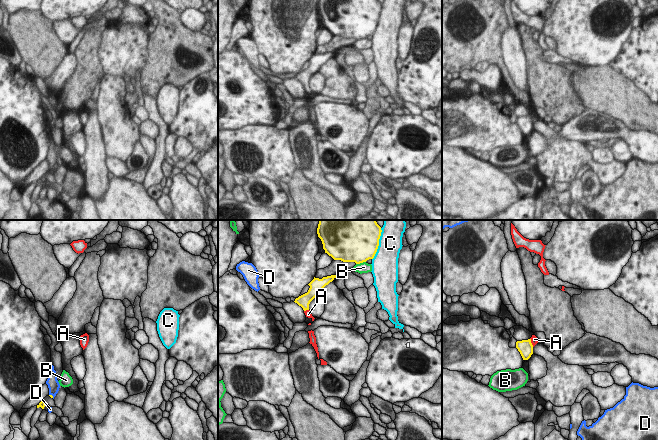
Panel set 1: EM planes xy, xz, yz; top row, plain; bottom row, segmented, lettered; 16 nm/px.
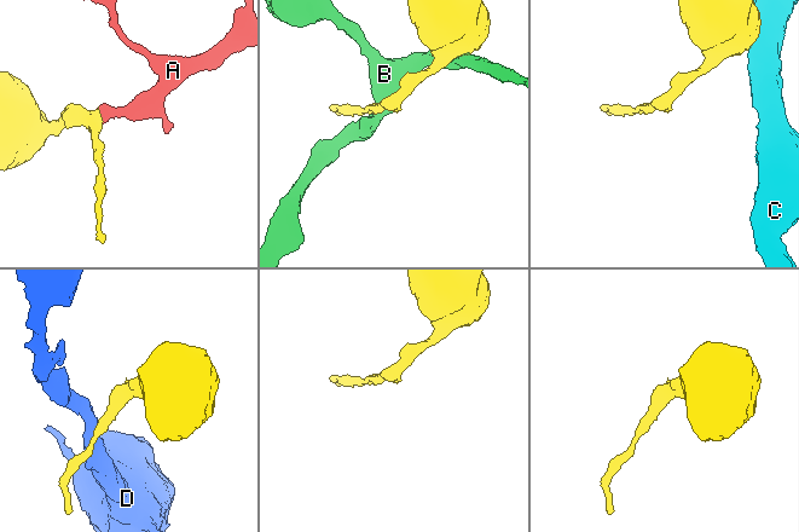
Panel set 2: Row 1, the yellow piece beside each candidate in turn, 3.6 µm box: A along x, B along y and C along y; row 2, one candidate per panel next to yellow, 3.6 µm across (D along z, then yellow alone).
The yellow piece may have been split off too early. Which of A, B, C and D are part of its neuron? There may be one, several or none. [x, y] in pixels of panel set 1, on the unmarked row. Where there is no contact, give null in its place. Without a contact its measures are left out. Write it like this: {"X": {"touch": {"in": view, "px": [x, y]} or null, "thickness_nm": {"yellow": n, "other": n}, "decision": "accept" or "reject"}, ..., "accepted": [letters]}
{"A": {"touch": {"in": "yz", "px": [530, 118]}, "thickness_nm": {"yellow": 240, "other": 100}, "decision": "accept"}, "B": {"touch": {"in": "xz", "px": [360, 38]}, "thickness_nm": {"yellow": 500, "other": 170}, "decision": "reject"}, "C": {"touch": {"in": "xz", "px": [378, 20]}, "thickness_nm": {"yellow": 500, "other": 380}, "decision": "reject"}, "D": {"touch": {"in": "xy", "px": [51, 171]}, "thickness_nm": {"yellow": 50, "other": 190}, "decision": "reject"}, "accepted": ["A"]}

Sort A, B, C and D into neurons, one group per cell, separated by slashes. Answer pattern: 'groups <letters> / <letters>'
groups A / B / C / D

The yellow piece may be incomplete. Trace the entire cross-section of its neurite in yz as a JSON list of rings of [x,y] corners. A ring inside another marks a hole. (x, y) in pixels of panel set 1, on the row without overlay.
[[[535,111],[528,116],[516,118],[516,124],[520,128],[523,136],[528,136],[533,130],[533,123],[538,119],[538,114]]]

